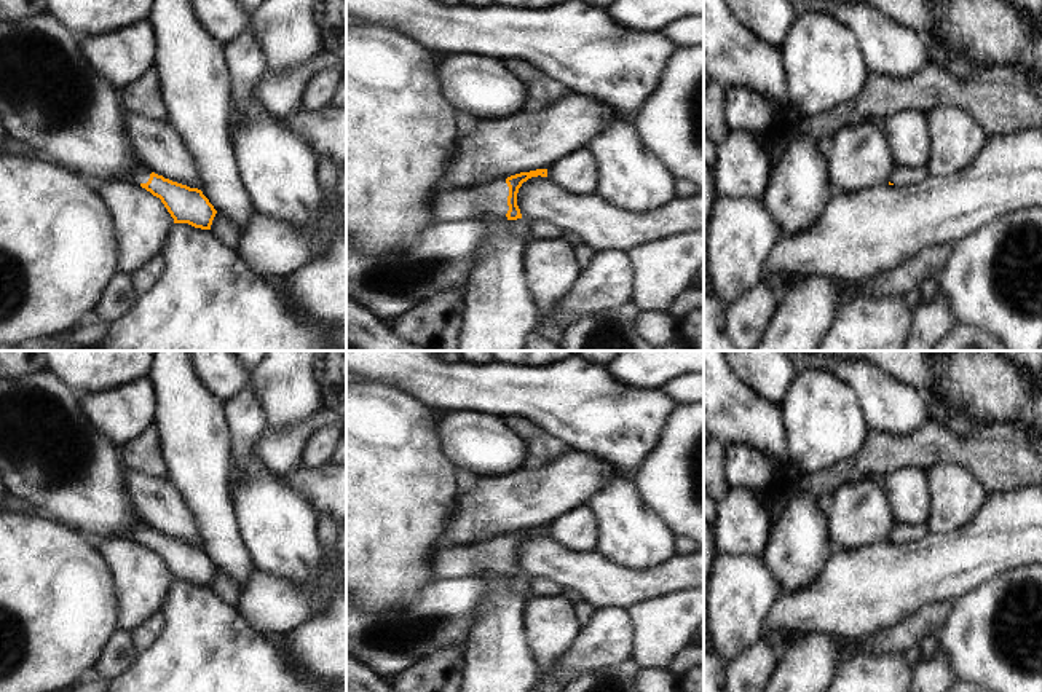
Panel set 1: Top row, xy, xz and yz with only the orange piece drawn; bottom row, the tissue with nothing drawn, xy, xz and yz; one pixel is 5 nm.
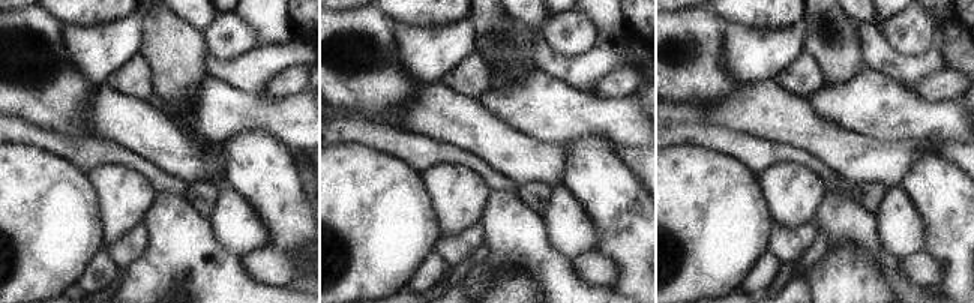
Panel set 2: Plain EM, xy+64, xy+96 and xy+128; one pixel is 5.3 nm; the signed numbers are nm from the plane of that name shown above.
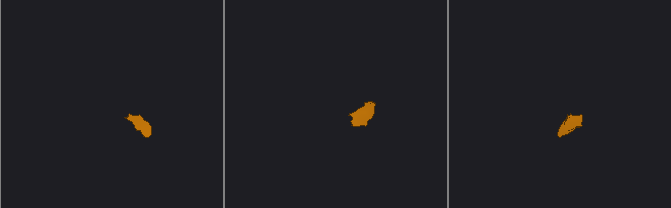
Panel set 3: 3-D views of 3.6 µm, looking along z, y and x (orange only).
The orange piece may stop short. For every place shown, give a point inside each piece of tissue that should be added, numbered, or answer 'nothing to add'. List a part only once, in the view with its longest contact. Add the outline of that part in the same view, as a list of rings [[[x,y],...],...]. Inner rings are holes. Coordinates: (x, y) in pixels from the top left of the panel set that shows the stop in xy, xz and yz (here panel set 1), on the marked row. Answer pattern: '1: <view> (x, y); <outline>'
1: xz (447, 204); [[[498,179],[472,188],[440,188],[431,199],[434,223],[452,220],[476,220],[491,214],[506,220],[509,187],[506,179]]]

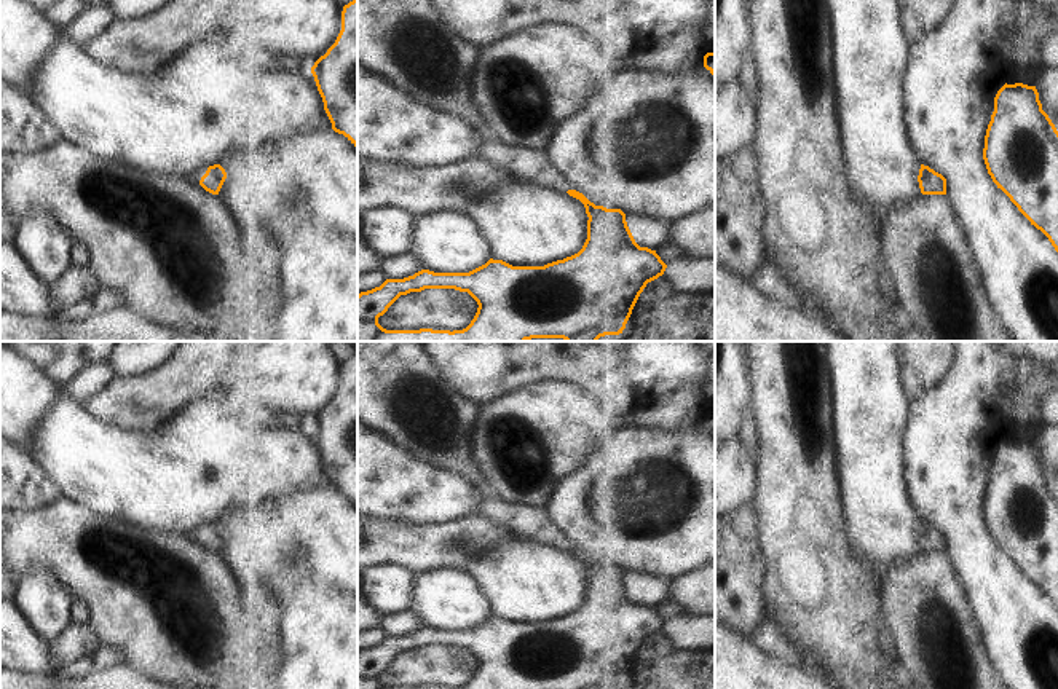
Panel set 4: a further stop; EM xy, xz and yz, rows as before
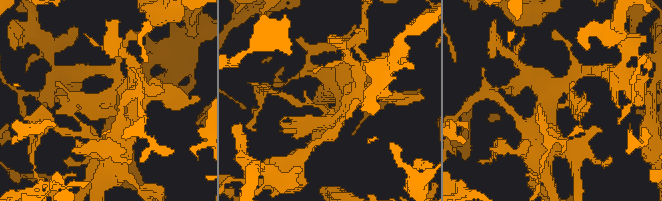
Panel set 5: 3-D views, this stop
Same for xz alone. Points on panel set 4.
1: xz (528, 165); [[[487,139],[479,145],[472,158],[482,159],[487,164],[509,174],[514,179],[527,183],[549,187],[555,191],[574,190],[567,183],[549,164],[544,152],[507,145],[496,139]]]

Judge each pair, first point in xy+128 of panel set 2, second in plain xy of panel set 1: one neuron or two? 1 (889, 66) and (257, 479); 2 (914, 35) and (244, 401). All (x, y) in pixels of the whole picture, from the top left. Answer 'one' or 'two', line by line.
1: two
2: one

